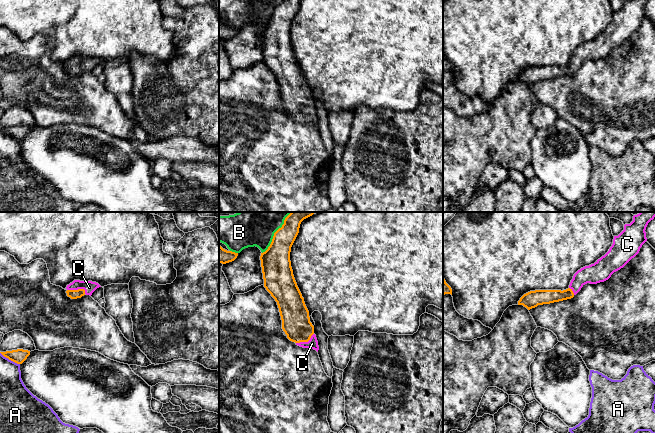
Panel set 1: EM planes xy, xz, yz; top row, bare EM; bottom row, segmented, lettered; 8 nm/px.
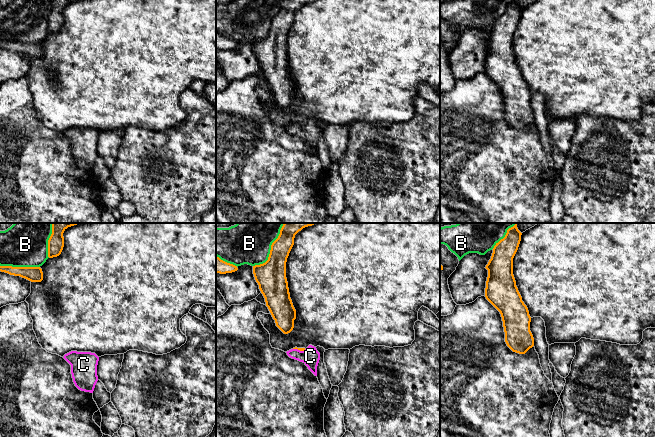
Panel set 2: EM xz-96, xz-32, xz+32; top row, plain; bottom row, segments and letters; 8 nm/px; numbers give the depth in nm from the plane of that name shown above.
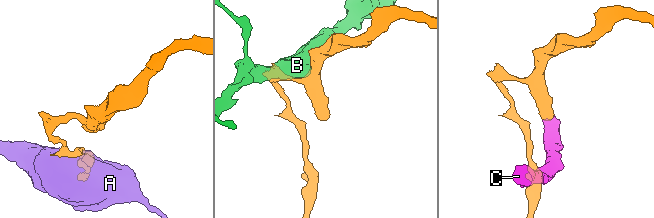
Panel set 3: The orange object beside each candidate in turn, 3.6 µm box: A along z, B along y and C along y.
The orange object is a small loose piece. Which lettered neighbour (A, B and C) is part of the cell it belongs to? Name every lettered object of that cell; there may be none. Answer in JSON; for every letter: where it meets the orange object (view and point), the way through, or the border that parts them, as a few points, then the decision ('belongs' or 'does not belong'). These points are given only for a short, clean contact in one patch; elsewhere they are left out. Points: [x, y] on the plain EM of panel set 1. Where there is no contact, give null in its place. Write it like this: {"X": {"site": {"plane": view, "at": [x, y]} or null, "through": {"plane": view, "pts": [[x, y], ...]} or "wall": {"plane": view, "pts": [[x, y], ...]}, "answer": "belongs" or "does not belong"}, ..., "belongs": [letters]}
{"A": {"site": {"plane": "xy", "at": [10, 135]}, "answer": "does not belong"}, "B": {"site": {"plane": "xz", "at": [272, 15]}, "answer": "does not belong"}, "C": {"site": {"plane": "xy", "at": [78, 65]}, "through": {"plane": "xy", "pts": [[73, 70], [78, 65], [89, 63]]}, "answer": "belongs"}, "belongs": ["C"]}

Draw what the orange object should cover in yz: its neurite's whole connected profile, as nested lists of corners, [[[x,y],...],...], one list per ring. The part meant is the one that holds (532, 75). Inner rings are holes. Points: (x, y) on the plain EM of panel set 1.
[[[625,0],[624,6],[618,11],[614,12],[613,20],[609,27],[598,35],[594,40],[585,42],[578,46],[570,58],[569,64],[566,66],[535,66],[524,70],[518,77],[518,81],[523,81],[528,86],[537,83],[538,81],[550,80],[573,74],[581,64],[587,60],[597,60],[608,56],[611,51],[623,44],[632,34],[634,34],[640,27],[642,21],[647,17],[646,3],[648,0]]]

